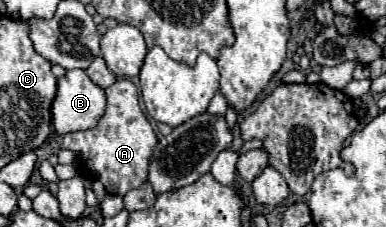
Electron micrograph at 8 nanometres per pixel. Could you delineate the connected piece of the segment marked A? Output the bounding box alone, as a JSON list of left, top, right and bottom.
[62,79,158,195]

